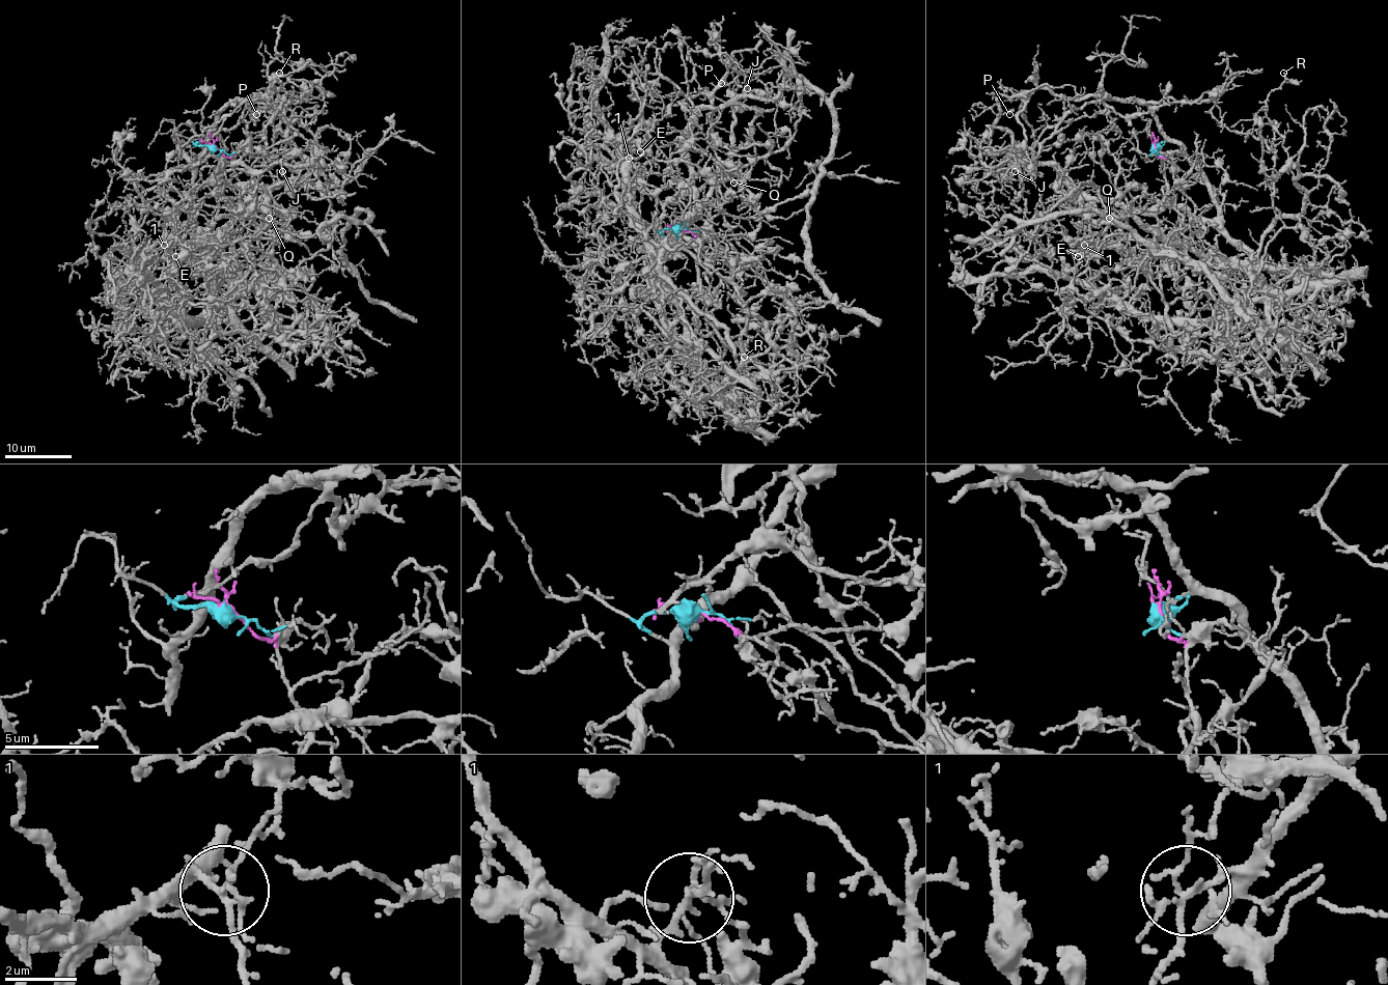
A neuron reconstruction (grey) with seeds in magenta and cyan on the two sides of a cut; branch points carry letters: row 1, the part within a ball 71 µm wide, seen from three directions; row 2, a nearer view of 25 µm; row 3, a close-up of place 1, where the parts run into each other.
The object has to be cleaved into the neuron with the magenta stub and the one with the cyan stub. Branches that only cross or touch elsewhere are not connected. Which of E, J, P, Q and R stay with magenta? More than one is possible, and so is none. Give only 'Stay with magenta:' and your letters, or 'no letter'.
Stay with magenta: P, Q

